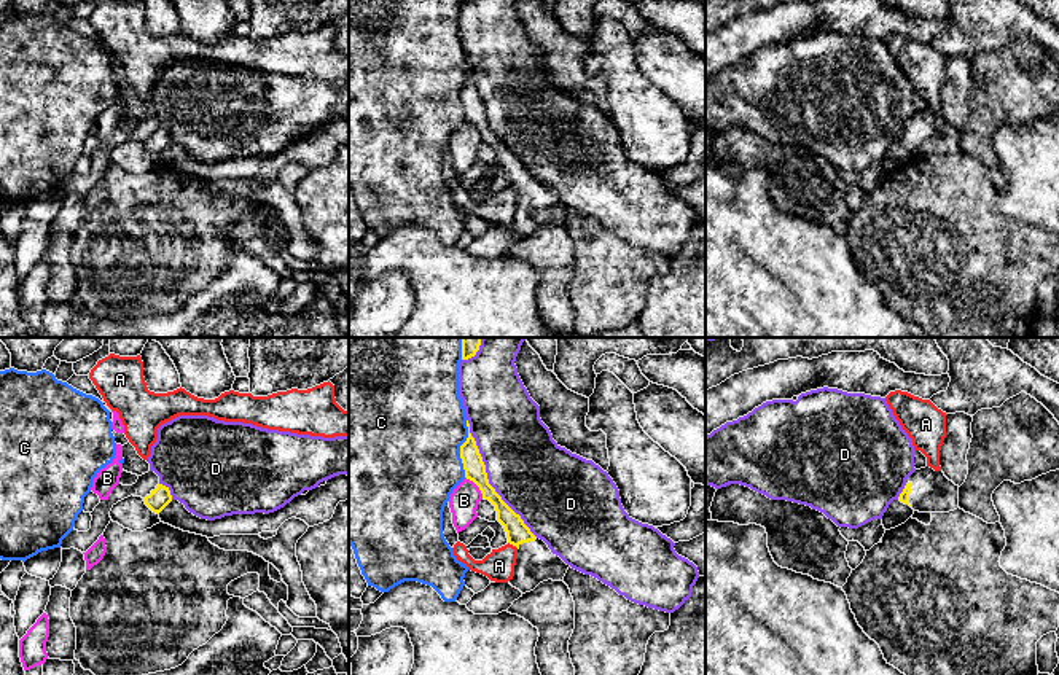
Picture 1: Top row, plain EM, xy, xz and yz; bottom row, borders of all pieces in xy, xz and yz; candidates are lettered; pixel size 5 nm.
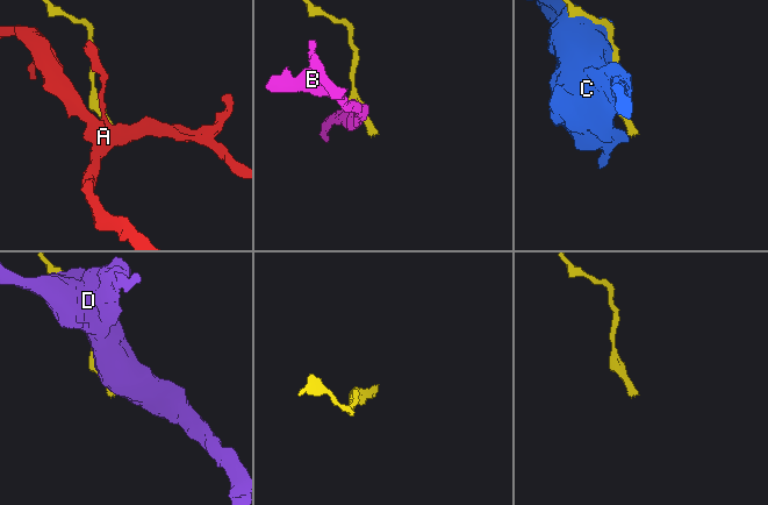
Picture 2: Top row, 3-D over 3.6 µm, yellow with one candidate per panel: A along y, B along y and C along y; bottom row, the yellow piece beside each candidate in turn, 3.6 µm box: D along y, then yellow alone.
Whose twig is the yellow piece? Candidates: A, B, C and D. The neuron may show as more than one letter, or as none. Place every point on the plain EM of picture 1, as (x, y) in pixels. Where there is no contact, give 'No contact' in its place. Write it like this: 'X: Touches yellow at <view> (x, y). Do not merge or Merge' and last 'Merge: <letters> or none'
A: Touches yellow at xz (513, 188). Do not merge
B: Touches yellow at xz (476, 128). Do not merge
C: Touches yellow at xz (461, 91). Do not merge
D: Touches yellow at xz (488, 123). Do not merge
Merge: none

